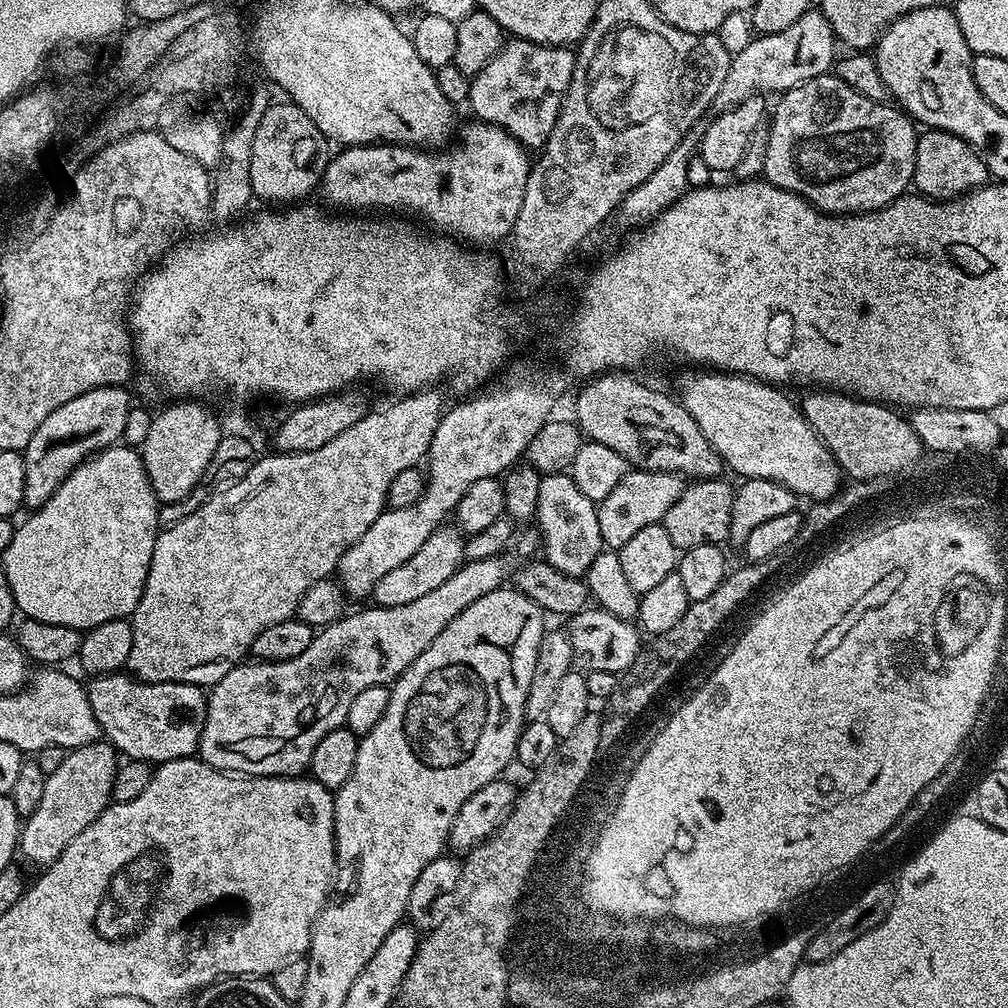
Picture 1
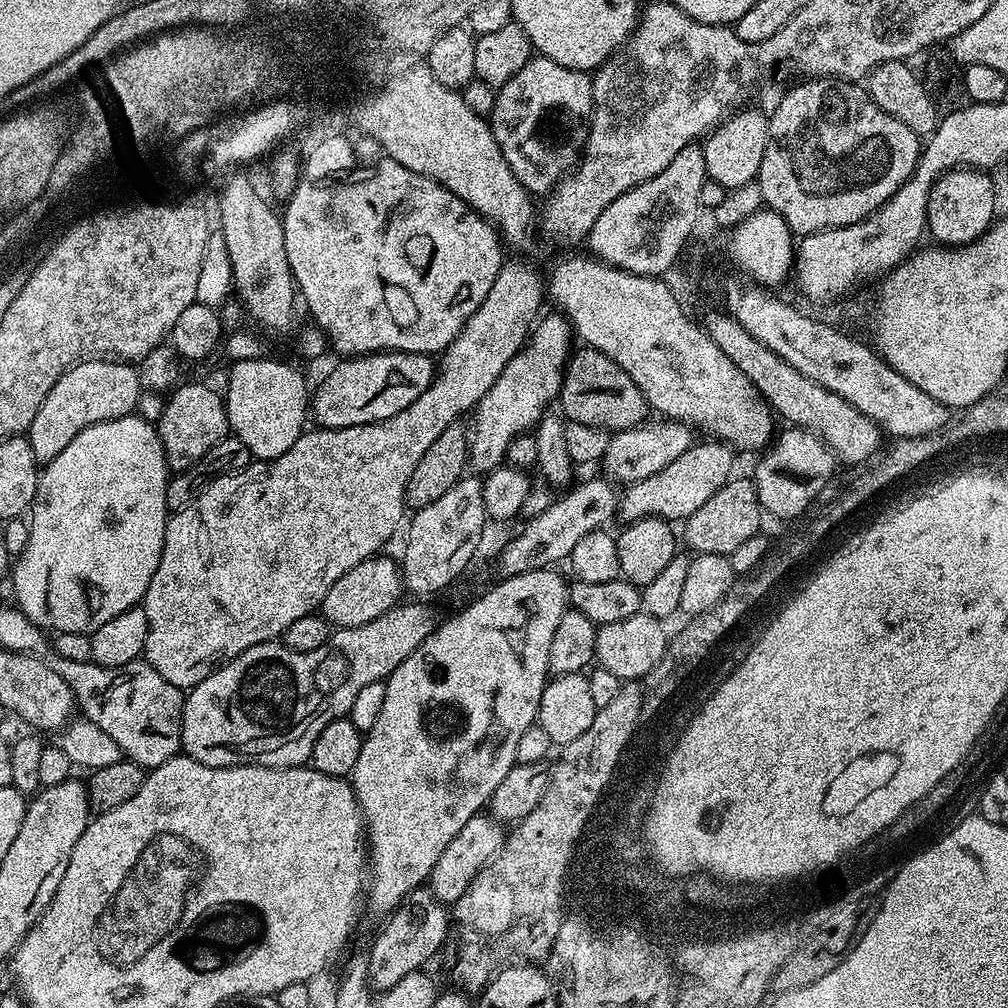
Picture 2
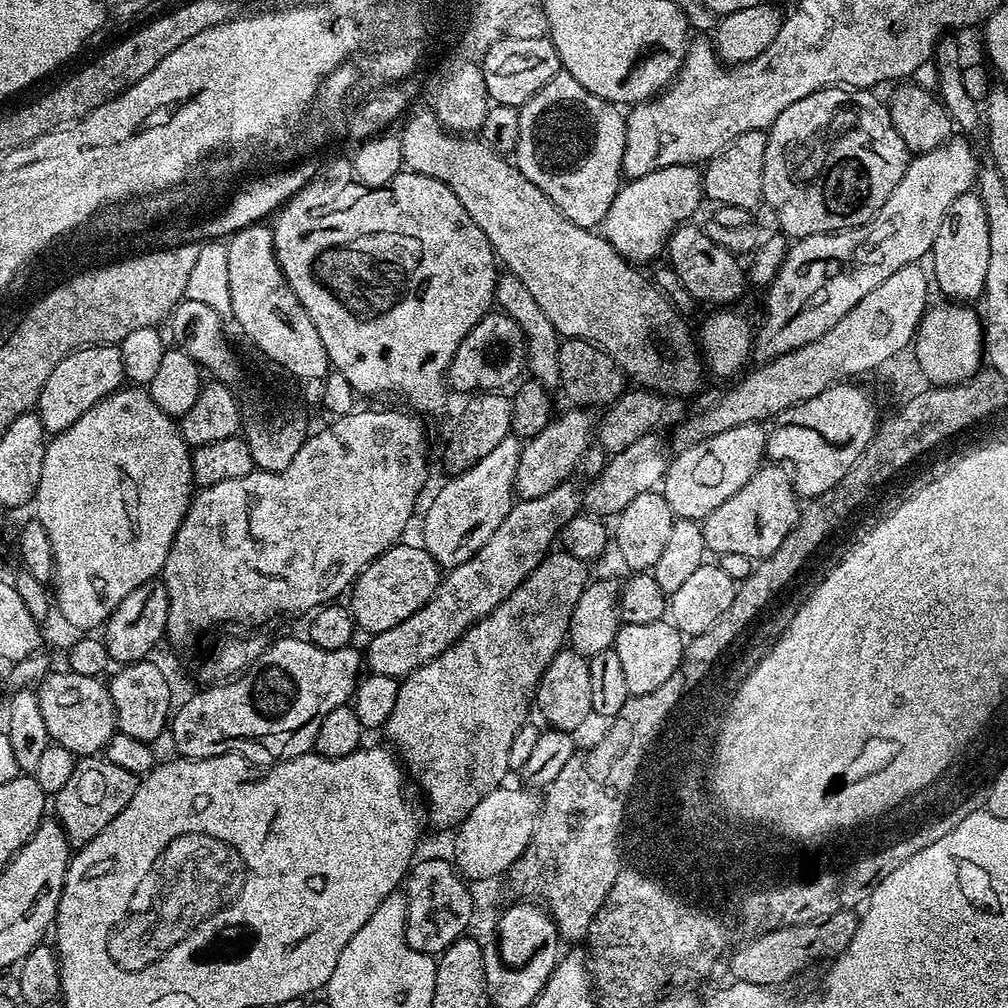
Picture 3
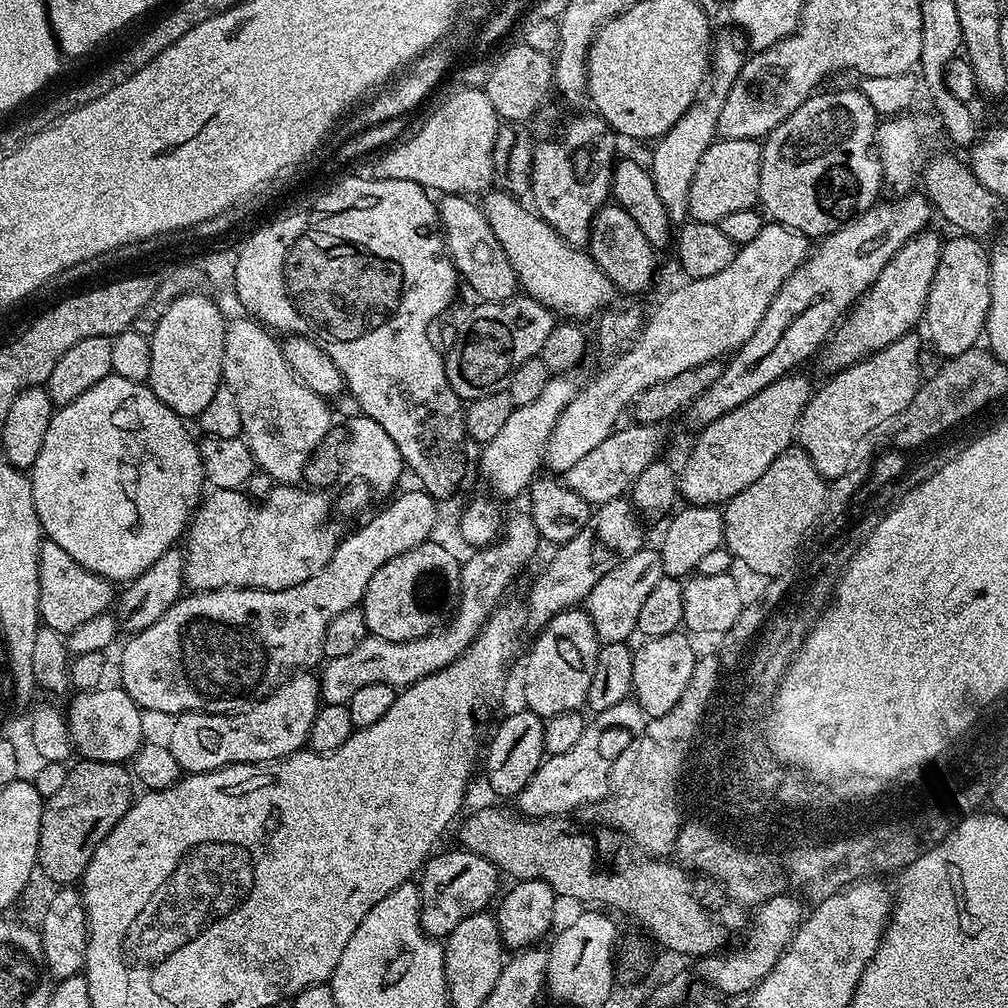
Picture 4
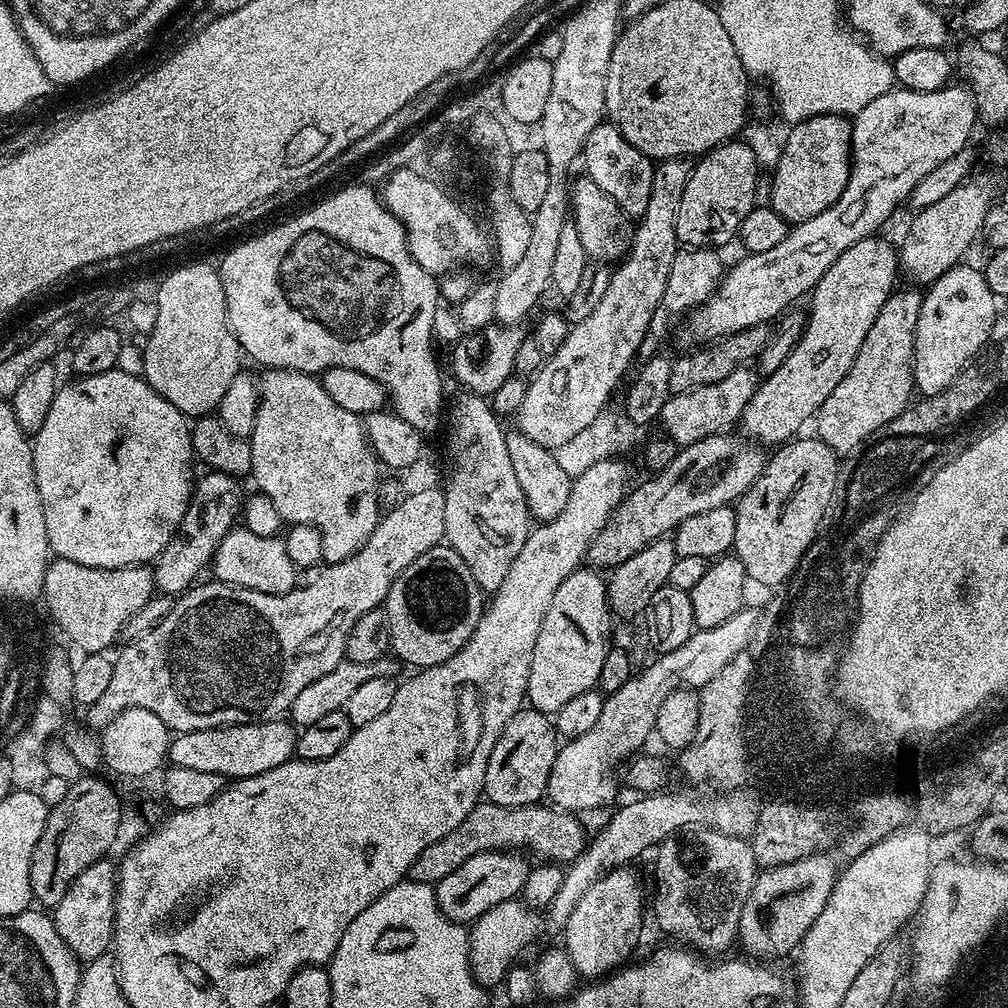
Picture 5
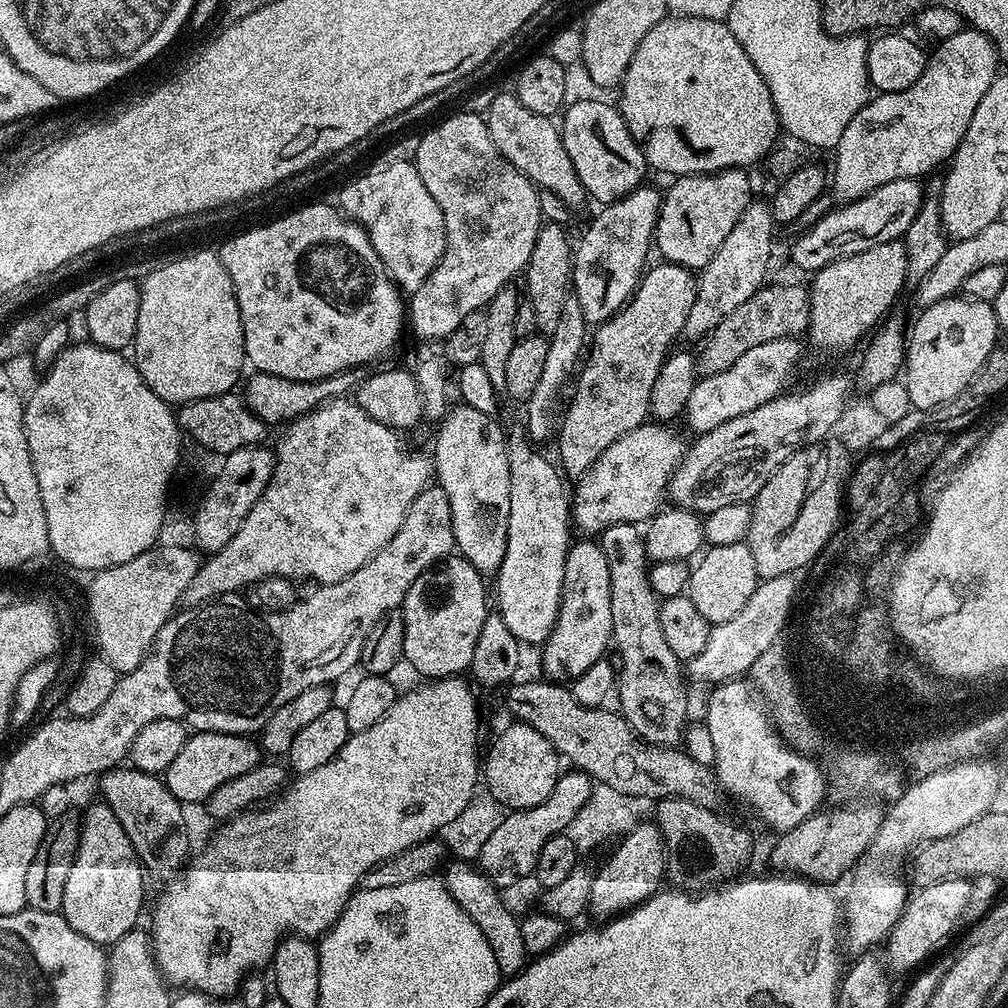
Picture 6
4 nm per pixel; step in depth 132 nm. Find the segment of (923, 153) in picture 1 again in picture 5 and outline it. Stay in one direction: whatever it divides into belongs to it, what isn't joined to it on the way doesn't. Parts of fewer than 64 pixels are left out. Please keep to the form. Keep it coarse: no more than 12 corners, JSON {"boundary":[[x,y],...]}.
{"boundary":[[968,262],[927,285],[912,359],[921,397],[993,339],[998,297]]}

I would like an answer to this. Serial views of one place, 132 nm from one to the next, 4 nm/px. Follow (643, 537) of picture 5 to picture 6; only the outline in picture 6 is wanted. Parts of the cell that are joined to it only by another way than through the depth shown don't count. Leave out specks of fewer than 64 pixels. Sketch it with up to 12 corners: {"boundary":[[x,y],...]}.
{"boundary":[[824,376],[699,433],[667,499],[748,504],[849,403]]}

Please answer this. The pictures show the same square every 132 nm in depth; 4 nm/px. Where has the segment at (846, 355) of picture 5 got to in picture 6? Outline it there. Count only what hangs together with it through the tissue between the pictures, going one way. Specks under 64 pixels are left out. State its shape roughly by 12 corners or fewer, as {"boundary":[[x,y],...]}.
{"boundary":[[900,240],[818,269],[806,333],[836,352],[909,283]]}

